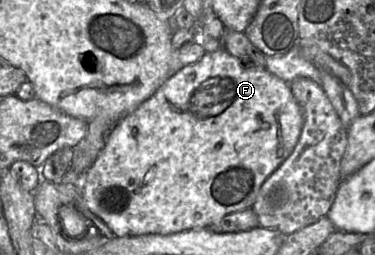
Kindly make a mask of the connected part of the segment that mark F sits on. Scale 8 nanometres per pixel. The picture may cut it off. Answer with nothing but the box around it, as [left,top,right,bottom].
[80,48,303,237]

